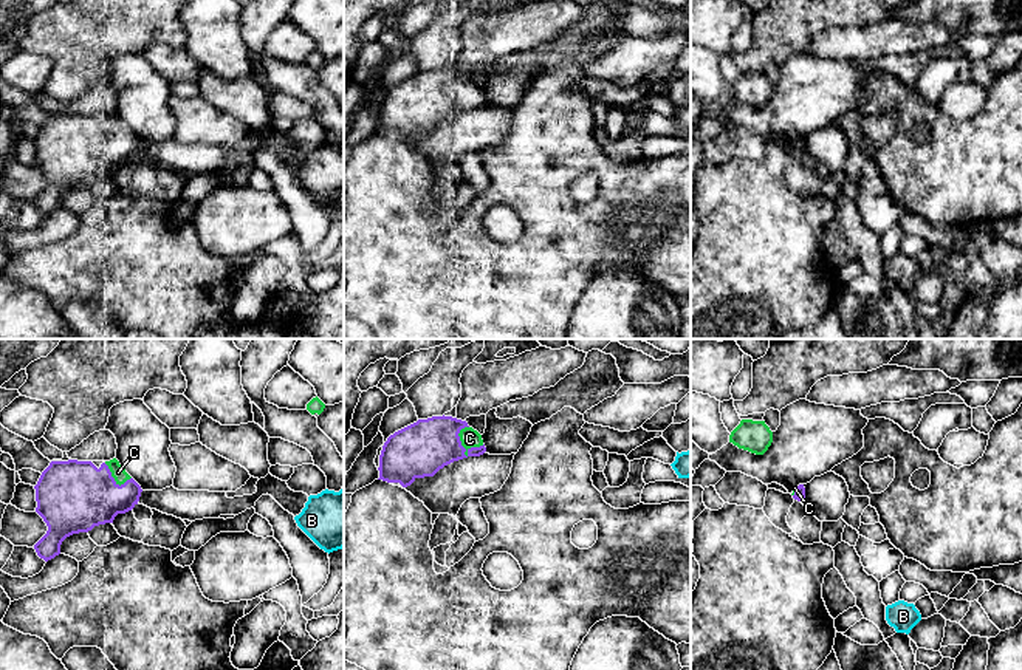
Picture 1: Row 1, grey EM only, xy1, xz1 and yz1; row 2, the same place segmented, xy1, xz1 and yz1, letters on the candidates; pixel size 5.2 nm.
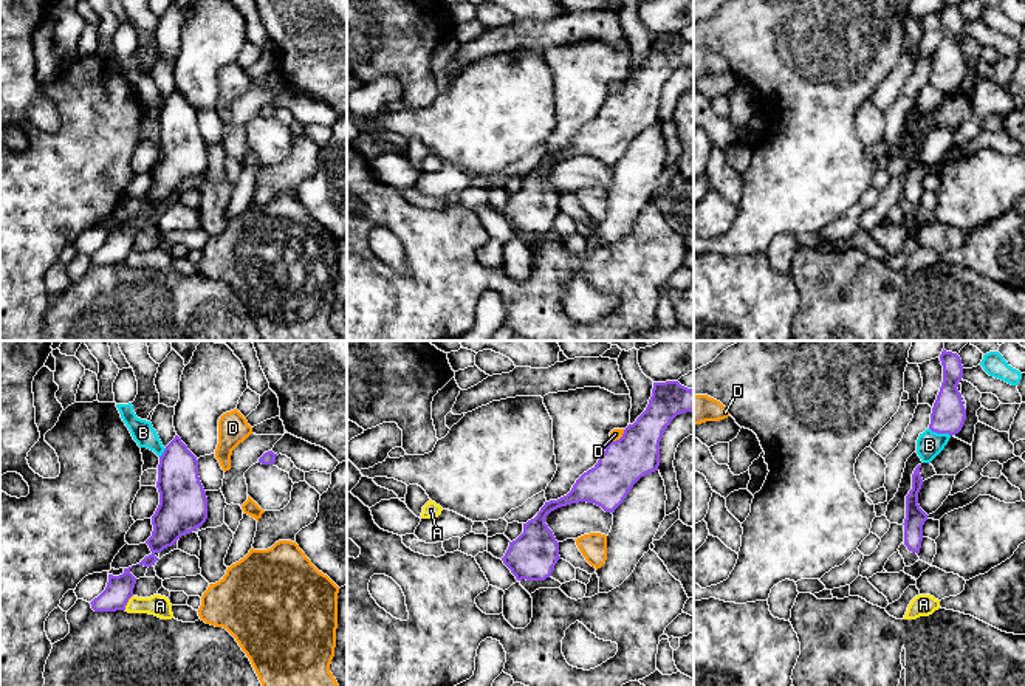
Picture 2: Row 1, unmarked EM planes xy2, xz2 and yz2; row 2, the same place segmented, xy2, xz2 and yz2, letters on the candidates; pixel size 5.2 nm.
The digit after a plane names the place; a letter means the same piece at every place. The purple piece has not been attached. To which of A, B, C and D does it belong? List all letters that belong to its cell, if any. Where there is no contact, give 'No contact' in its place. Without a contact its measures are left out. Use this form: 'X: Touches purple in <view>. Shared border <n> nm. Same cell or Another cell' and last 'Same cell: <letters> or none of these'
A: Touches purple in xy2. Shared border 90 nm. Another cell
B: Touches purple in yz2. Shared border 120 nm. Another cell
C: Touches purple in xz1. Shared border 170 nm. Same cell
D: Touches purple in xz2. Shared border 100 nm. Another cell
Same cell: C

